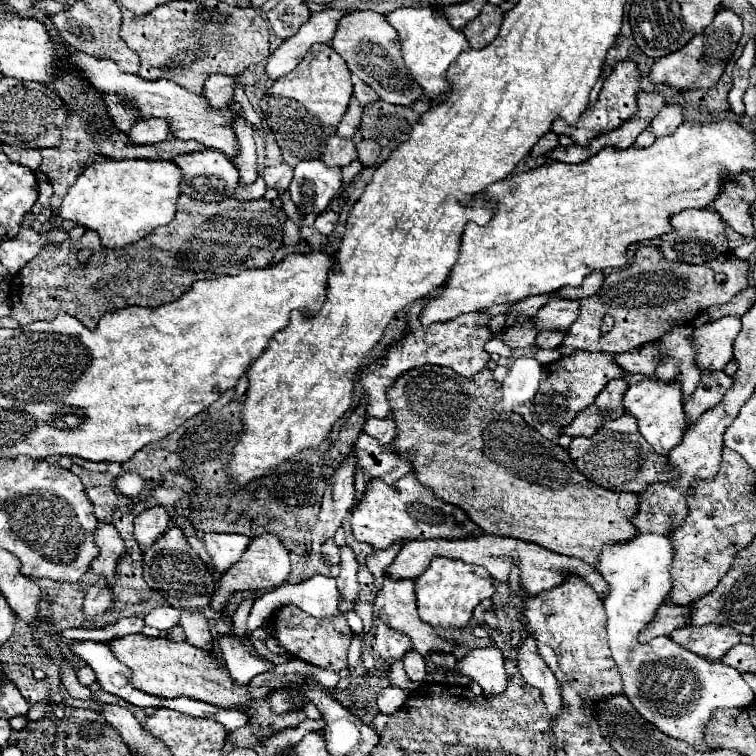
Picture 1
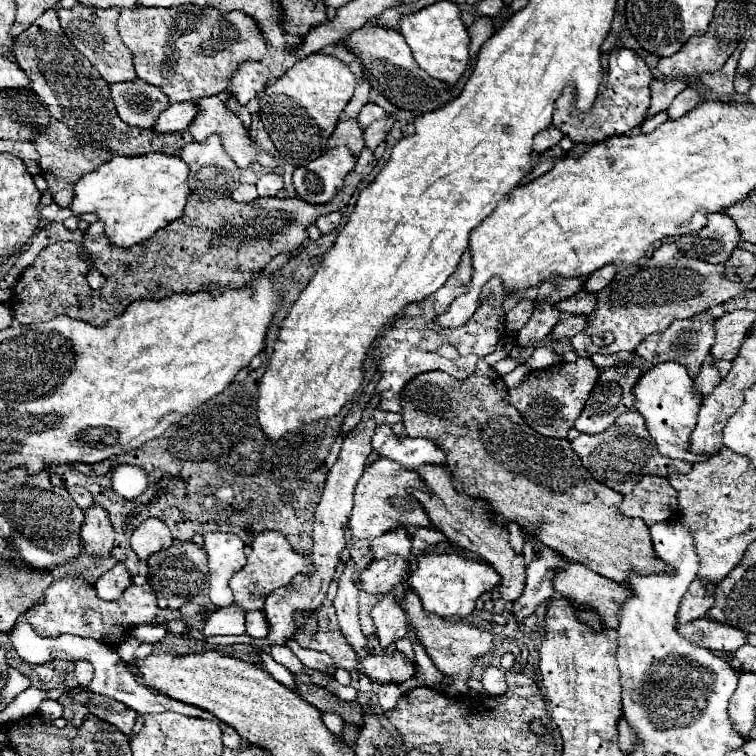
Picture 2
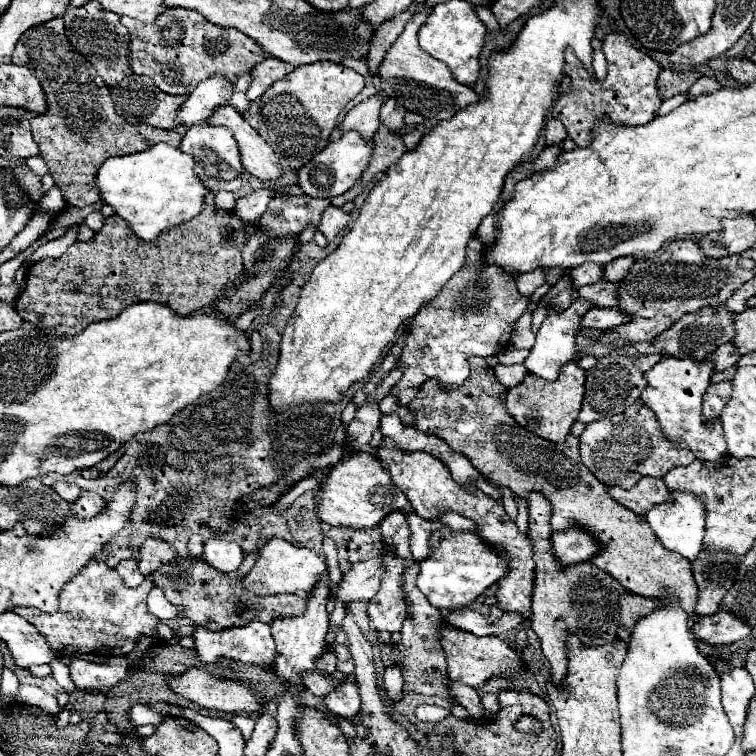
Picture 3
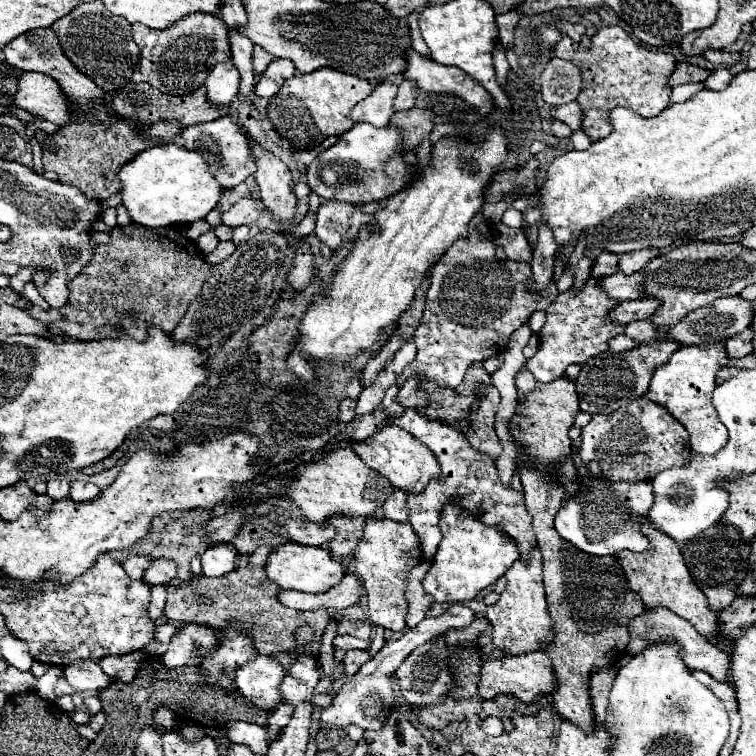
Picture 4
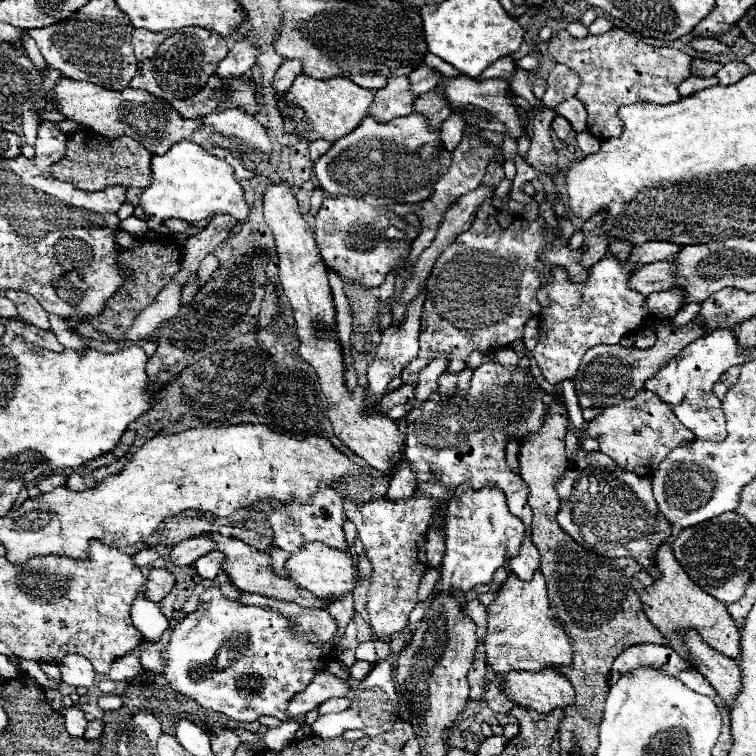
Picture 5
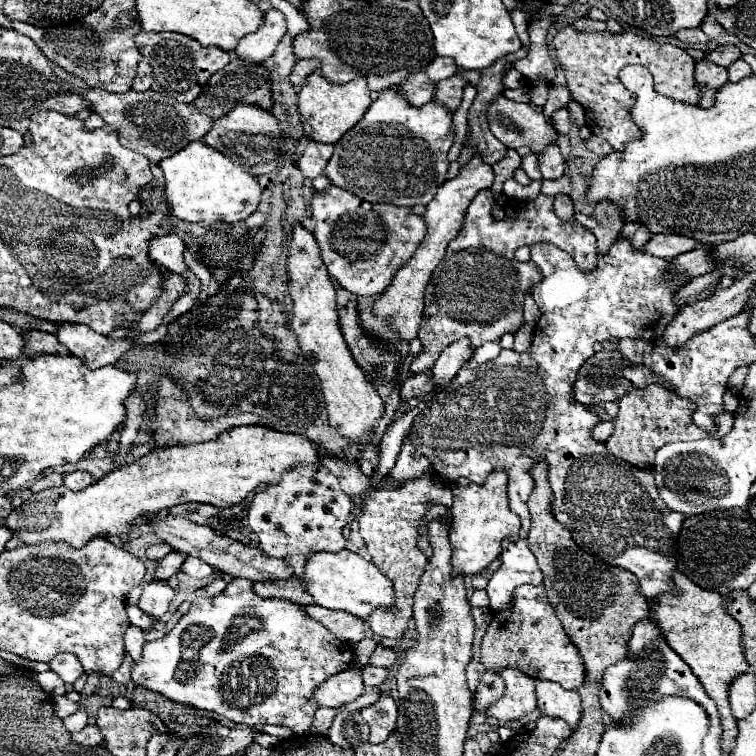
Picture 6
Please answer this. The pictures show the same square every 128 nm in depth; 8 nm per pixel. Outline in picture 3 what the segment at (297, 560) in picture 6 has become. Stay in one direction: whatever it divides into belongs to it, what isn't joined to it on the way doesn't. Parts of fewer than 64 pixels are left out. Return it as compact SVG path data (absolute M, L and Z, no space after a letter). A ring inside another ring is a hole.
M256 552L248 554L240 568L236 572L216 572L204 560L194 560L194 558L176 558L172 564L166 564L164 568L158 568L152 578L154 584L164 592L170 604L180 606L180 618L188 618L194 624L206 626L208 630L220 632L228 628L242 628L248 626L250 622L258 620L264 624L272 624L276 618L288 618L288 616L302 616L306 610L306 600L296 596L296 594L276 594L276 596L256 596L248 592L242 586L242 578L252 570L256 562Z

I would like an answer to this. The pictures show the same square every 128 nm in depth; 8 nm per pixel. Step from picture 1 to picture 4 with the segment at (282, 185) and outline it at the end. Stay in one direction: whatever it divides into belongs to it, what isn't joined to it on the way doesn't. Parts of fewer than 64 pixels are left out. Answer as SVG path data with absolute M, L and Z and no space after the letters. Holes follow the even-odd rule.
M242 198L234 204L232 210L222 214L222 224L230 226L230 228L236 228L236 226L242 226L242 224L252 224L262 214L264 214L264 206L260 204L260 200Z

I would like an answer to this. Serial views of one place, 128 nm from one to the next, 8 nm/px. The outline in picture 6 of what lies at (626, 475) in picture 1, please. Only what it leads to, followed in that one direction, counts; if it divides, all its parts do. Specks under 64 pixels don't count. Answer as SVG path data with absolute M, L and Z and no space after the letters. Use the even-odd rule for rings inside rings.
M648 384L646 388L632 388L622 400L620 400L620 412L614 418L614 434L604 442L606 448L630 462L636 468L652 468L652 460L658 448L662 448L668 442L693 441L700 438L722 438L730 432L734 424L734 412L722 412L718 414L718 430L706 432L698 428L692 422L694 402L688 398L682 398L670 390L666 390L660 384Z

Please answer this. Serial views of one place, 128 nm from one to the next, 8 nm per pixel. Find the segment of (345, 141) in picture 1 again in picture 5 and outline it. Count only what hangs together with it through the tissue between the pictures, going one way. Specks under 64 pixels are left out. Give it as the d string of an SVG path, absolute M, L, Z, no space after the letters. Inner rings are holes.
M394 76L388 86L378 90L370 106L370 114L378 120L392 120L414 112L416 94L410 90L408 76Z

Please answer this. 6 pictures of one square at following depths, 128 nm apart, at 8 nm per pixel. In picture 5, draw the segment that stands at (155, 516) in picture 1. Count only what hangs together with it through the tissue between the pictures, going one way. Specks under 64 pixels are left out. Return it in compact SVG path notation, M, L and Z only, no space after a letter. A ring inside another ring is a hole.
M166 568L150 570L148 580L144 584L144 598L152 600L152 602L162 602L174 588L174 582L176 582L174 574L168 572Z

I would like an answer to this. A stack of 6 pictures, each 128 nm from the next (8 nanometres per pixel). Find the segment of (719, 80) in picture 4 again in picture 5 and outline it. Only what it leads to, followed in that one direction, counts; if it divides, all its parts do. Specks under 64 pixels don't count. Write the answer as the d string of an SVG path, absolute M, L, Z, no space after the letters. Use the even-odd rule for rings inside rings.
M726 62L716 76L718 76L720 84L734 84L734 82L742 80L744 76L748 76L750 72L752 70L744 62Z

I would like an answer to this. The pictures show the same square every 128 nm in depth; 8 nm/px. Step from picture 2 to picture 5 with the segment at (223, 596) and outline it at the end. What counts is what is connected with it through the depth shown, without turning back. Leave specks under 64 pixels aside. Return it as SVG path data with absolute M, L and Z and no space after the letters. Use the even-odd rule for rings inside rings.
M212 550L212 552L200 556L200 558L194 562L194 570L196 570L196 574L198 574L200 578L212 580L212 578L216 578L218 572L222 570L222 562L224 562L224 556L220 556L220 552Z

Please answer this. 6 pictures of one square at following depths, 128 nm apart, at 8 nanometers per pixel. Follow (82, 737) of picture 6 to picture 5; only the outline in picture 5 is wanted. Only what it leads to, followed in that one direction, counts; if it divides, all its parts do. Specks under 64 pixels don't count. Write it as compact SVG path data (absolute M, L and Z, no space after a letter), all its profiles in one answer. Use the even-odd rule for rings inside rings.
M92 720L88 722L88 728L84 732L84 738L86 740L98 740L100 734L102 734L102 728L104 728L104 722L102 720Z

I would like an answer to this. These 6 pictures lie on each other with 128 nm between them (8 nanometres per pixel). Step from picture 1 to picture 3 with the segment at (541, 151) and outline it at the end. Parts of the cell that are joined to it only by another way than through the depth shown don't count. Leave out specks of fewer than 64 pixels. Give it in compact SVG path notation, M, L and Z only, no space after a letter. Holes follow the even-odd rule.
M550 118L548 122L546 122L546 144L560 144L568 134L566 134L566 128L562 126L562 122L560 120L556 120L556 118Z

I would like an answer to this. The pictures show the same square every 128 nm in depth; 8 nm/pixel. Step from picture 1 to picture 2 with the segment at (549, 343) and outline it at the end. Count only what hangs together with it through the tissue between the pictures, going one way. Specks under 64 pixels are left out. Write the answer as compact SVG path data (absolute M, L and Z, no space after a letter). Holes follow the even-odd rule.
M566 316L562 322L558 322L558 326L554 328L554 332L550 334L550 340L572 338L578 332L582 332L586 326L588 326L588 318L586 316Z

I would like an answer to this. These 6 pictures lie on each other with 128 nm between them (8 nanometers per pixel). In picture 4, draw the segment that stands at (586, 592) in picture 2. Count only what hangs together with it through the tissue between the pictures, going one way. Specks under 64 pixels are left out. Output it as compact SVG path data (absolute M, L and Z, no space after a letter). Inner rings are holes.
M654 608L654 610L646 610L642 616L634 618L632 624L628 624L630 630L630 642L628 642L628 652L630 654L638 654L644 648L648 648L650 644L658 644L662 642L676 642L682 648L682 660L688 668L692 670L702 670L708 672L714 680L718 682L728 682L728 670L730 670L730 656L720 650L716 644L708 642L704 636L700 636L700 632L696 632L696 628L686 622L684 618L676 616L674 612L670 612L668 608Z

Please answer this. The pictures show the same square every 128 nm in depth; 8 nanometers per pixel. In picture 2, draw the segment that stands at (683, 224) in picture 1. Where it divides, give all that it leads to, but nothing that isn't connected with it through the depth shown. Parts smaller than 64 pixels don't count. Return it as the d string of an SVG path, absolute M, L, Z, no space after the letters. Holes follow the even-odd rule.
M720 212L708 216L706 228L680 236L678 242L686 256L706 262L724 262L730 258L738 242L742 242L742 234L730 216Z

